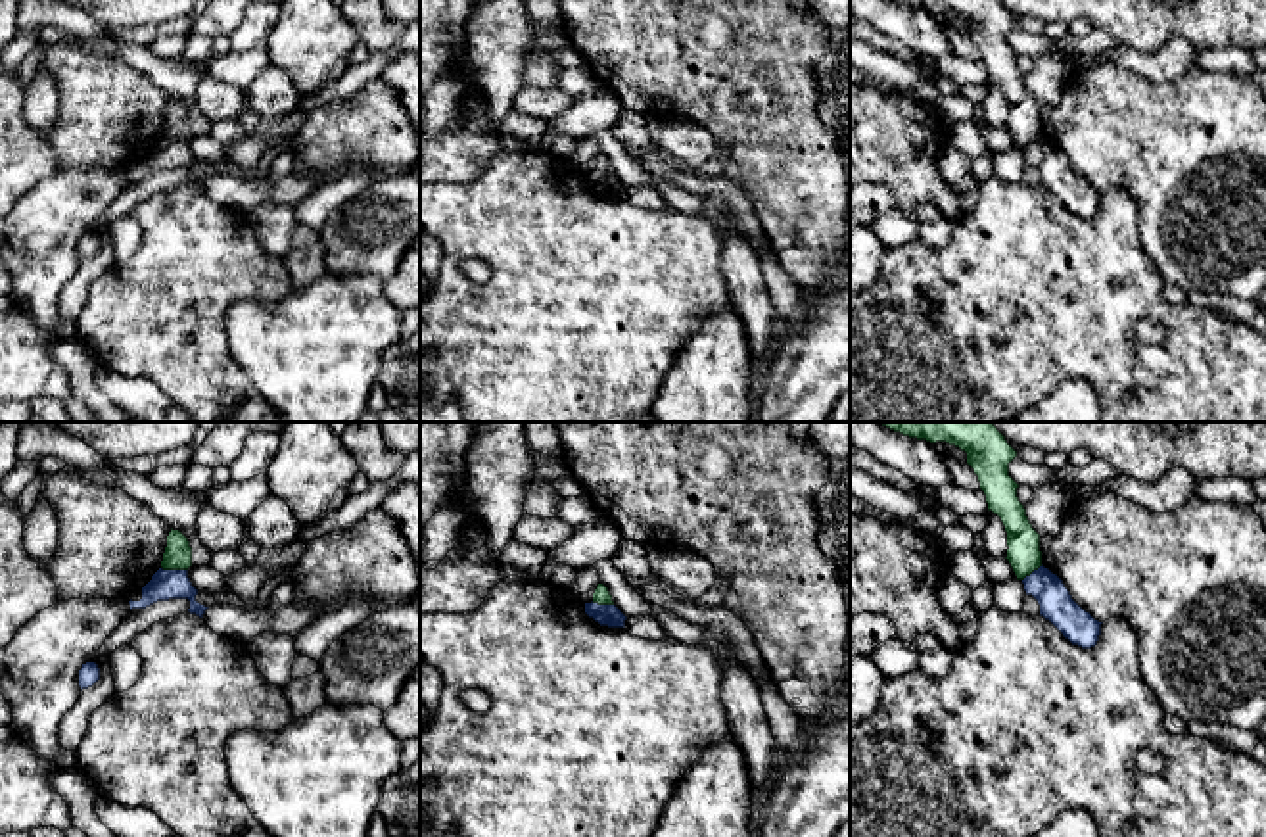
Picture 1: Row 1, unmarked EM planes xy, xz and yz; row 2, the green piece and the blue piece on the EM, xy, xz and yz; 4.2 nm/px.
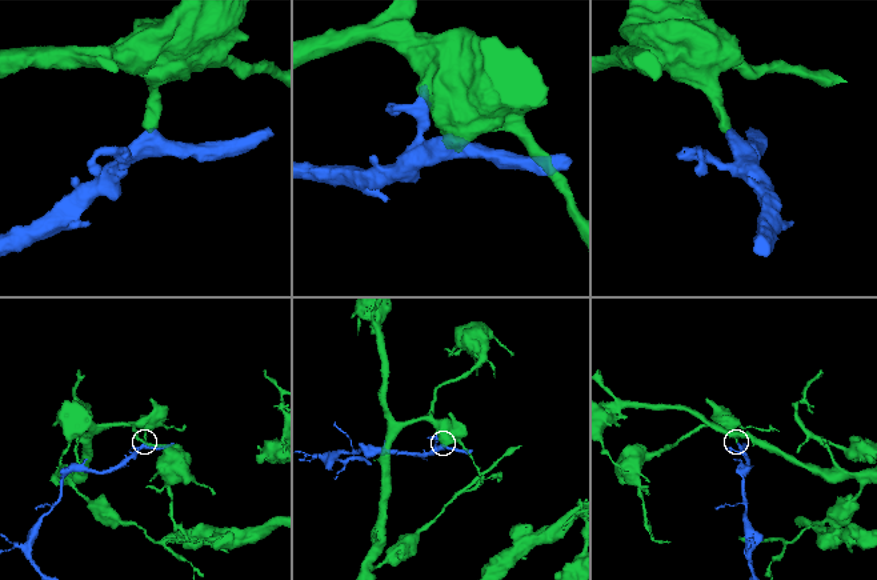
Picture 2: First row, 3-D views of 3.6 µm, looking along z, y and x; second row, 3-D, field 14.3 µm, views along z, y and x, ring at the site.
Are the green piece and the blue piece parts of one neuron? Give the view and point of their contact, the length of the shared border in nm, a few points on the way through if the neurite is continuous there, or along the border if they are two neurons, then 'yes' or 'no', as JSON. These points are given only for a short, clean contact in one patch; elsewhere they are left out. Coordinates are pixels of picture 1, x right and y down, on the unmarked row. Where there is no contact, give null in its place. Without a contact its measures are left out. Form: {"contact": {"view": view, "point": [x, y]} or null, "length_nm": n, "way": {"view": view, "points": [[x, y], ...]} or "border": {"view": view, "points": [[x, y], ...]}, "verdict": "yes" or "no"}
{"contact": {"view": "xy", "point": [175, 139]}, "length_nm": 110, "border": {"view": "xy", "points": [[162, 137], [187, 141]]}, "verdict": "no"}

